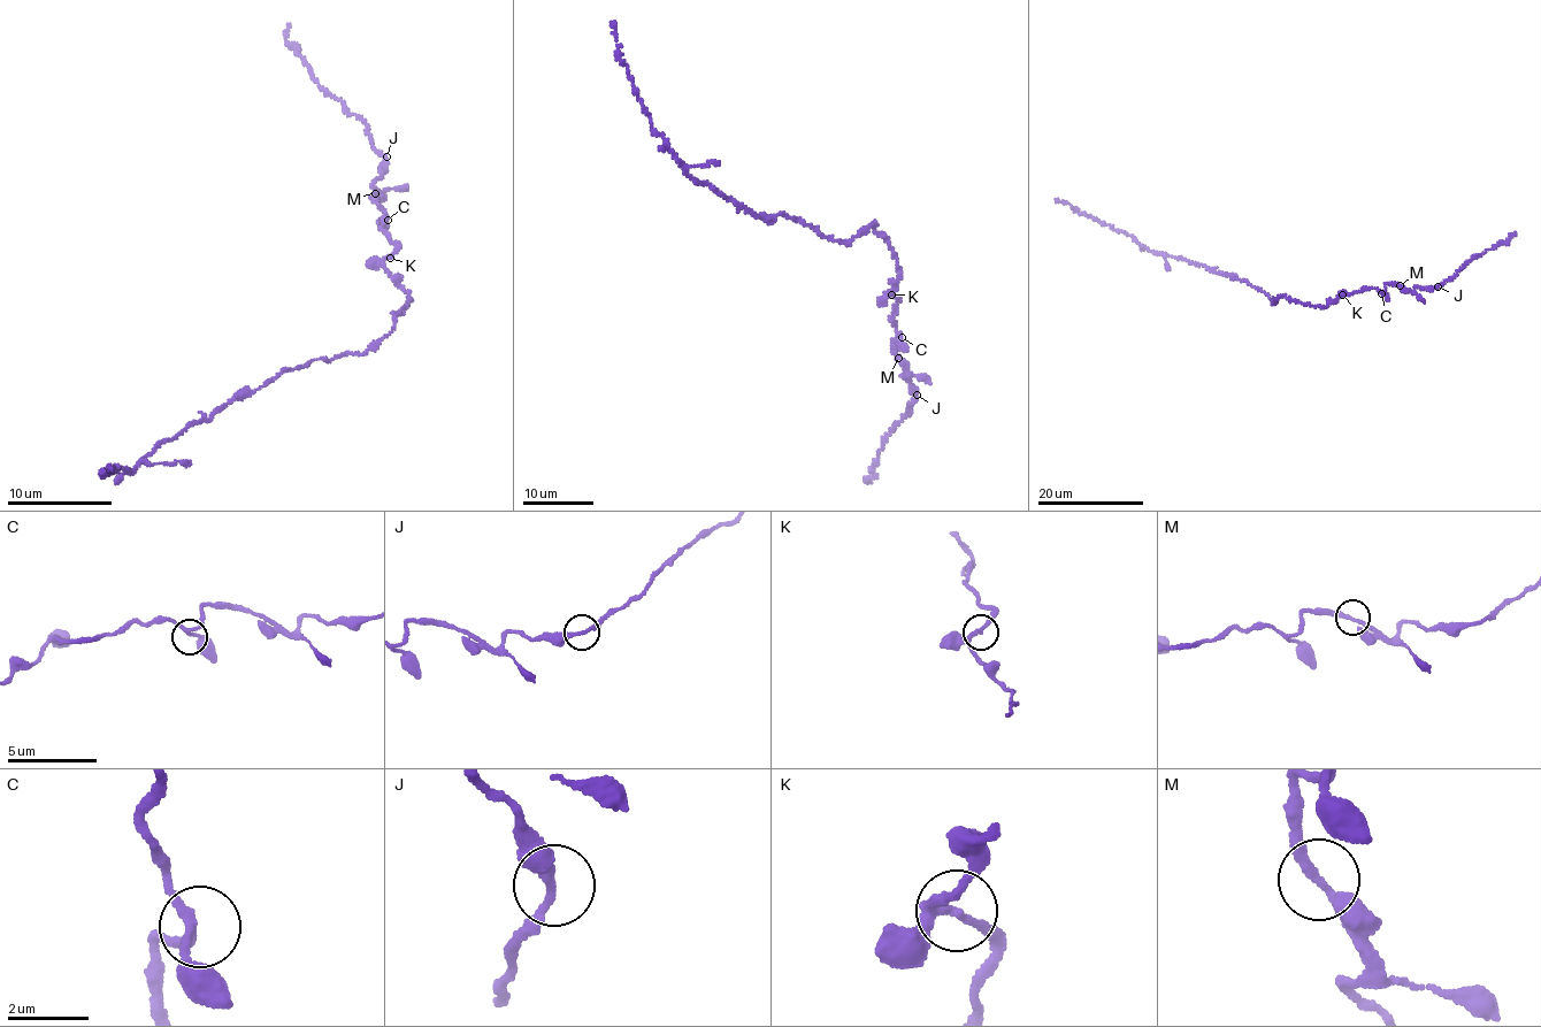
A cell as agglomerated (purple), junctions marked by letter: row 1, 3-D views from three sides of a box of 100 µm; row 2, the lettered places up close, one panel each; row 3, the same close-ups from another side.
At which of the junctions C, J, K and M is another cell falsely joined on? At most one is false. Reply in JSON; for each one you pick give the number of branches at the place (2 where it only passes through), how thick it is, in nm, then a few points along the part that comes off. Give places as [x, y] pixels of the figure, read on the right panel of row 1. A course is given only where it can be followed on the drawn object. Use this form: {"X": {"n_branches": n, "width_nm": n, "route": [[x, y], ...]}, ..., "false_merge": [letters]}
{"false_merge": []}

